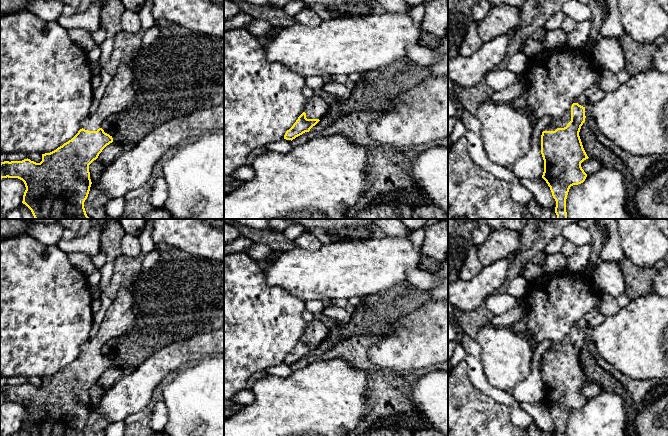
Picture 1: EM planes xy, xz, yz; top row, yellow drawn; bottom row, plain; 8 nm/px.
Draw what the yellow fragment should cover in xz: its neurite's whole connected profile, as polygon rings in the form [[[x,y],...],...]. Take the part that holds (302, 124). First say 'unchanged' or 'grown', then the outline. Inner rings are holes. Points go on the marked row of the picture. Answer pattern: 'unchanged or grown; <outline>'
grown; [[[314,95],[312,98],[307,99],[304,112],[298,117],[293,126],[286,131],[284,139],[293,140],[315,126],[328,112],[328,103]]]

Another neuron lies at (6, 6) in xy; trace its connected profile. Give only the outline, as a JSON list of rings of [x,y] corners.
[[[0,0],[0,13],[11,14],[26,11],[26,6],[31,0]]]

